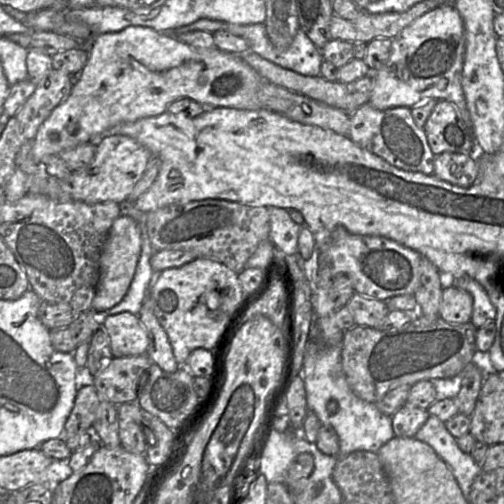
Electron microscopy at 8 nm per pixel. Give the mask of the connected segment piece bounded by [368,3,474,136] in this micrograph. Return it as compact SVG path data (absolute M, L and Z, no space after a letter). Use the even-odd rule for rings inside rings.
M449 3L425 13L391 39L391 51L387 63L382 69L369 74L373 78L374 87L368 103L375 109L387 110L394 107L408 107L411 109L424 103L424 101L432 99L447 100L455 106L465 127L474 136L473 124L461 85L464 54L464 23L455 6Z

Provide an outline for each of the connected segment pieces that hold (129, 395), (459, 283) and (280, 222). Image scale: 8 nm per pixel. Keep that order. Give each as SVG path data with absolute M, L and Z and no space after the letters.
M147 354L113 357L98 375L94 375L94 387L101 399L115 405L135 402L140 373L151 364L152 361Z
M469 276L448 277L451 285L469 292L473 297L473 310L470 322L480 328L489 321L494 321L496 308L484 287Z
M274 206L266 207L270 217L270 236L277 253L293 255L299 253L298 236L302 228L295 223L288 211Z

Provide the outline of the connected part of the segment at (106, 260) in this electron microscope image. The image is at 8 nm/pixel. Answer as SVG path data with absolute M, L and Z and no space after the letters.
M119 215L112 223L102 247L99 276L92 309L104 312L120 303L133 280L141 253L141 234L136 221L127 215Z

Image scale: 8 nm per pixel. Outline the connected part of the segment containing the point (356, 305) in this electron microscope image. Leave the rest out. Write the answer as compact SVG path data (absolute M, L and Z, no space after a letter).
M354 293L345 306L349 309L357 326L377 328L389 313L386 302L358 293Z

